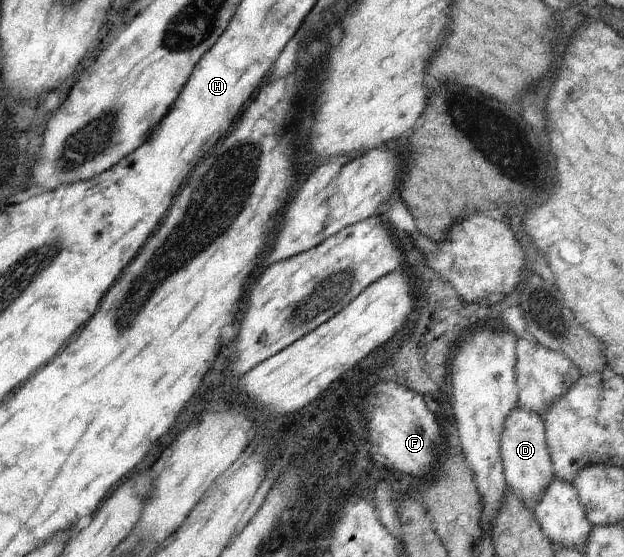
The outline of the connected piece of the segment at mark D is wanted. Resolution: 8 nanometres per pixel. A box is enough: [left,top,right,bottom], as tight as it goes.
[501,407,557,512]

